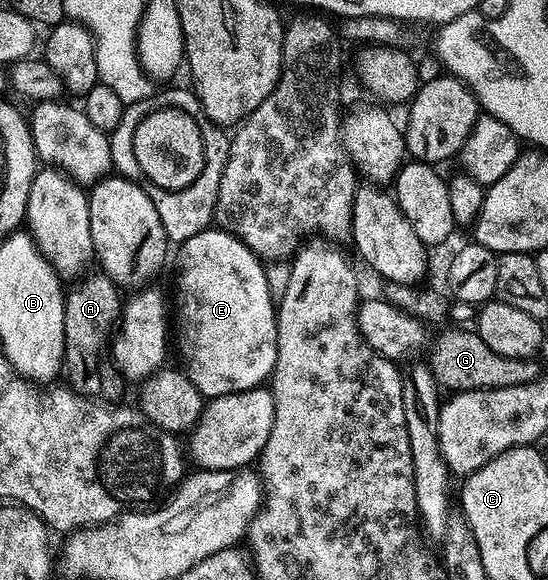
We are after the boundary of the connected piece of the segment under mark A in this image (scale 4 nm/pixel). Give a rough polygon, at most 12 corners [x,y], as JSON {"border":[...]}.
{"border":[[100,271],[65,293],[63,377],[113,403],[123,297]]}

